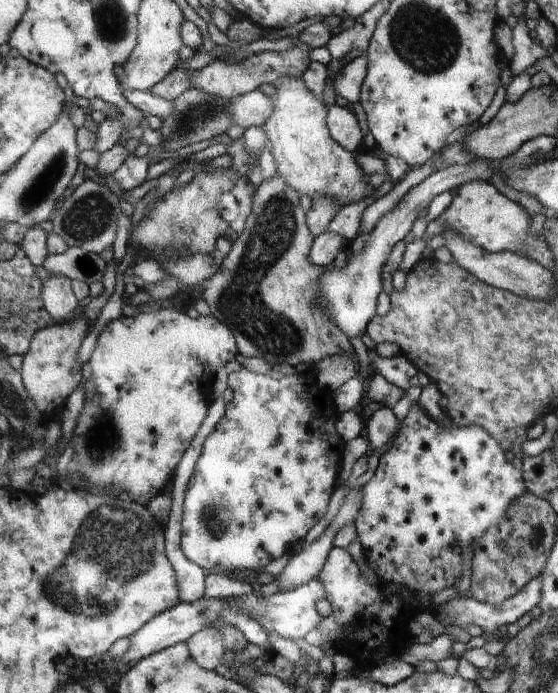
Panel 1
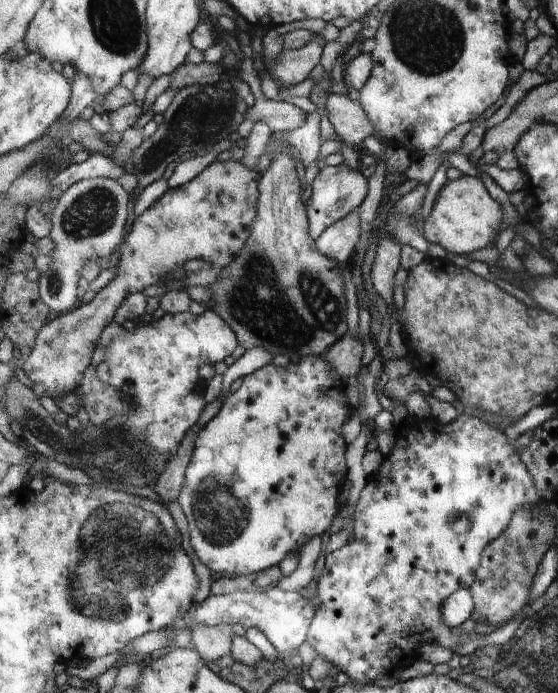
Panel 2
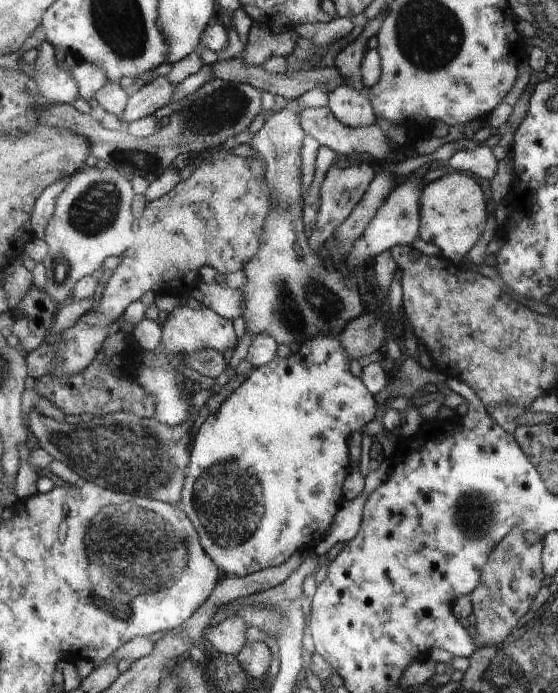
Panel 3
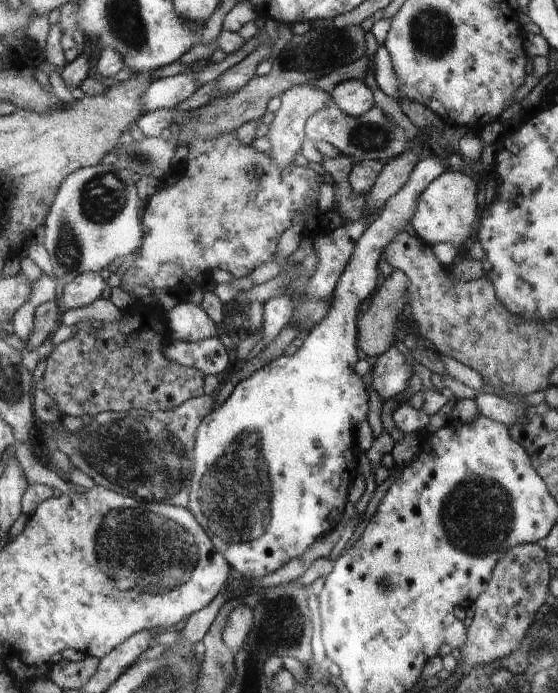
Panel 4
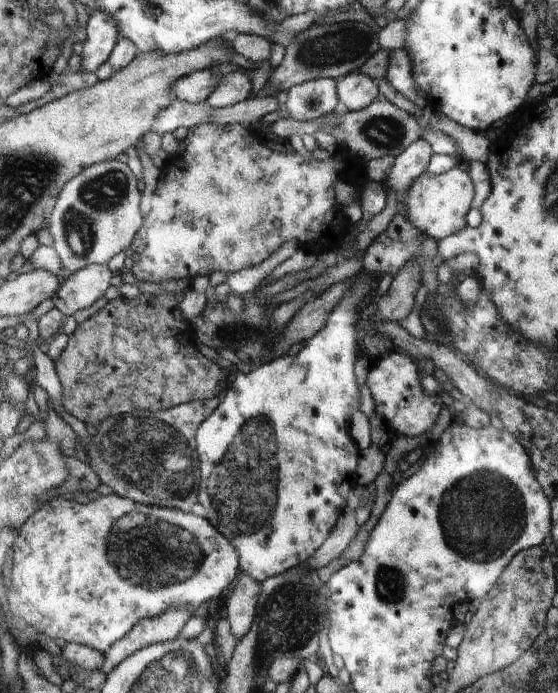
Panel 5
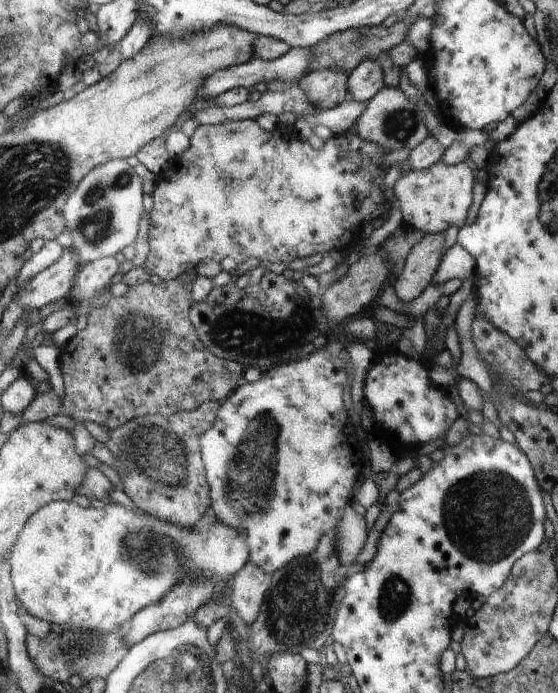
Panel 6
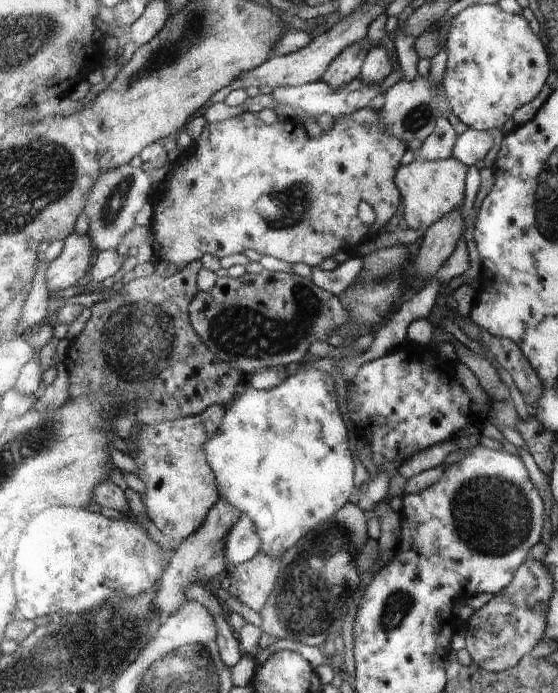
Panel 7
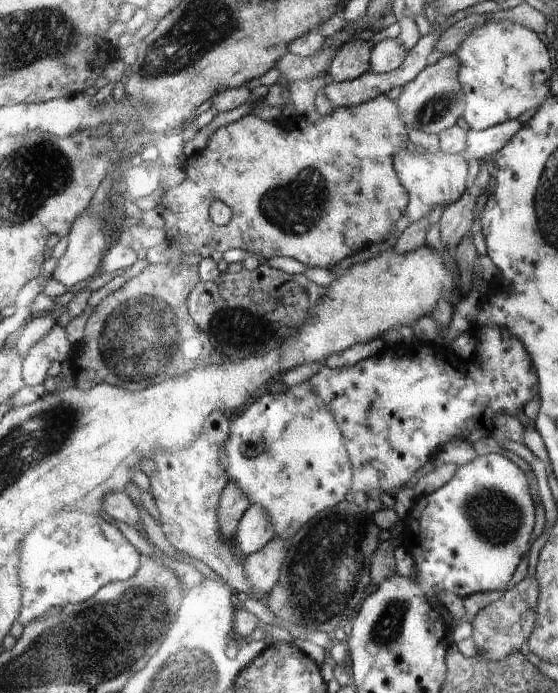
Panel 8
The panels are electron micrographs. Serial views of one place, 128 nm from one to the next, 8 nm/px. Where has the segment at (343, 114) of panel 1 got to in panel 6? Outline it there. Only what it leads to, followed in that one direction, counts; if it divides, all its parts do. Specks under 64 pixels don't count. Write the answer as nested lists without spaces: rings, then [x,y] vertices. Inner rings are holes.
[[[364,59],[347,78],[348,97],[355,101],[370,101],[384,87],[379,61]]]

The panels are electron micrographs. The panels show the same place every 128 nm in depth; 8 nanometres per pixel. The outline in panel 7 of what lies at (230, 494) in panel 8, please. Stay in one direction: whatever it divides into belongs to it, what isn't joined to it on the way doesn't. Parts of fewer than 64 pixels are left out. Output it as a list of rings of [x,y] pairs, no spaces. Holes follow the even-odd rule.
[[[220,499],[219,504],[208,513],[207,521],[202,528],[176,546],[176,553],[170,556],[166,570],[159,578],[159,590],[155,594],[155,608],[162,619],[176,612],[176,609],[188,600],[183,595],[186,584],[194,581],[213,582],[212,578],[216,574],[229,570],[225,553],[226,537],[241,516],[241,512],[226,499]]]

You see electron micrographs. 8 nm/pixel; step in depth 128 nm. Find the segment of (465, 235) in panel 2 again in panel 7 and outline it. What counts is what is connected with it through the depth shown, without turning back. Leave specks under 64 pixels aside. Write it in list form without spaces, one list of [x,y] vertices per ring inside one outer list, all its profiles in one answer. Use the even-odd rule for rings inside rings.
[[[448,157],[429,161],[415,158],[407,165],[400,165],[395,174],[395,185],[403,194],[403,223],[406,227],[417,229],[419,226],[430,226],[440,217],[446,216],[448,210],[462,202],[464,184],[468,168],[460,159]]]

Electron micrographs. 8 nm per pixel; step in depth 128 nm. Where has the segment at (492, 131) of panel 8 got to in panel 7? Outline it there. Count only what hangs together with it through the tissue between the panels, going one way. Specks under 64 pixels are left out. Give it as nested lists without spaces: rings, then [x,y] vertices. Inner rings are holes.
[[[468,129],[457,136],[451,156],[460,159],[465,165],[482,163],[482,160],[492,148],[492,134],[488,131]]]

